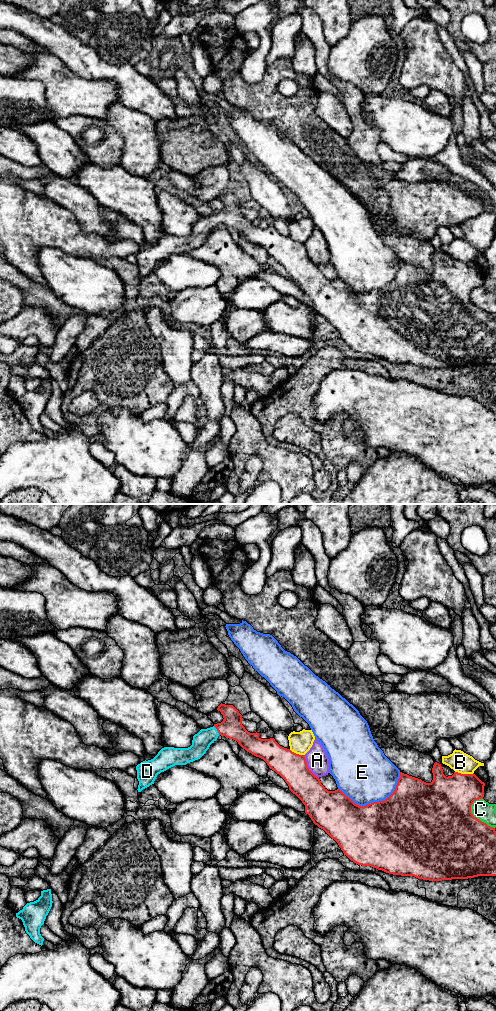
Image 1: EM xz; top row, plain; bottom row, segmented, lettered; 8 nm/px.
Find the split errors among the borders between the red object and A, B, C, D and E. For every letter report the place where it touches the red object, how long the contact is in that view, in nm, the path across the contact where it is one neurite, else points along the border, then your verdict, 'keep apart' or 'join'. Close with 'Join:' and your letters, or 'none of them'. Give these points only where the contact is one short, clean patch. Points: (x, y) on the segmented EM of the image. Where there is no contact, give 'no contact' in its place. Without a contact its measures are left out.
A: contact xz (307, 767); length 220 nm; keep apart
B: contact xz (464, 774); length 150 nm; keep apart
C: contact xz (475, 817); length 280 nm; keep apart
D: contact xz (217, 730); length 90 nm; way xz (231, 727), (217, 730), (201, 742); join
E: contact xz (375, 802); length 500 nm; keep apart
Join: D

